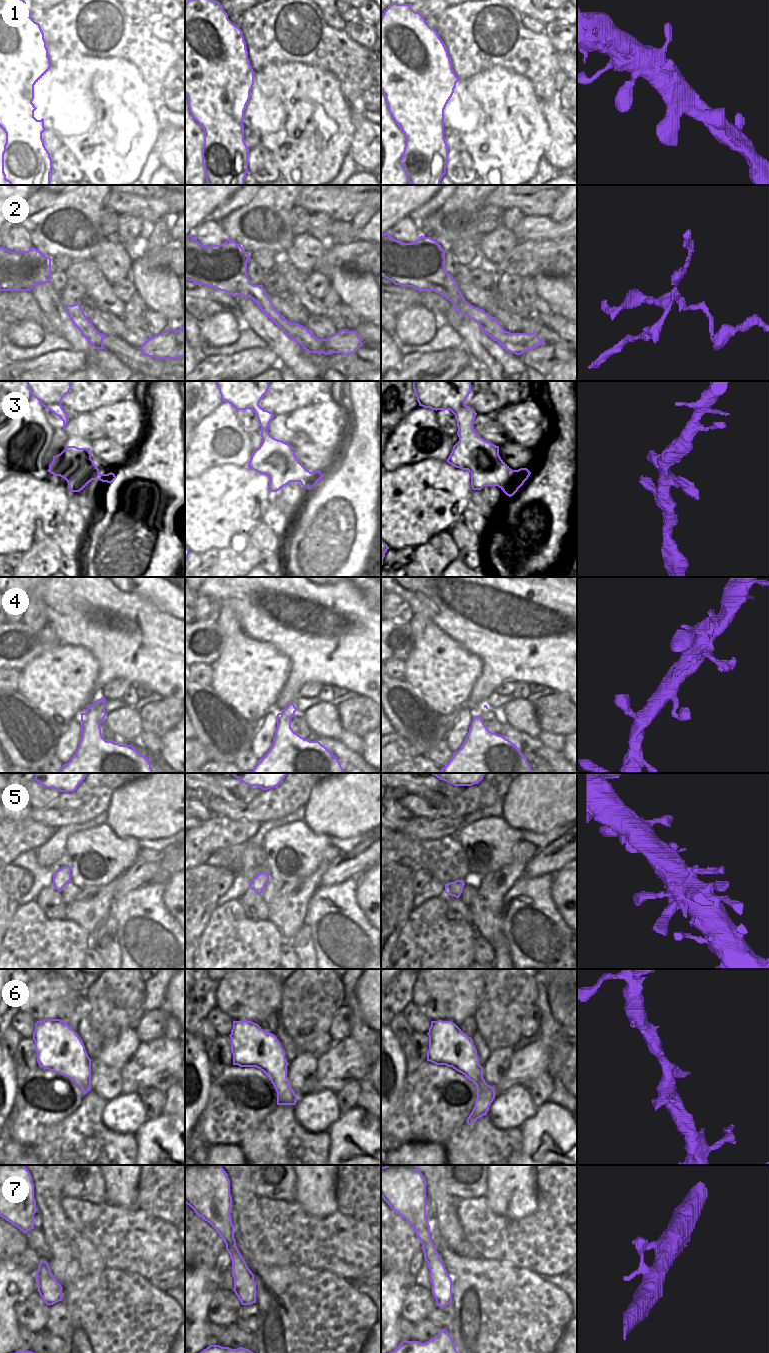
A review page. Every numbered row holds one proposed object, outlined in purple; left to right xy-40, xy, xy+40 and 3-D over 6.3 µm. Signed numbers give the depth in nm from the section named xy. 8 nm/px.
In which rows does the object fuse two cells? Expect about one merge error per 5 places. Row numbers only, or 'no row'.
2

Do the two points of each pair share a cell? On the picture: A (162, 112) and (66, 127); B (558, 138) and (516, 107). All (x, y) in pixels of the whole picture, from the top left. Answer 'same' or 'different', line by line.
A: different
B: different

